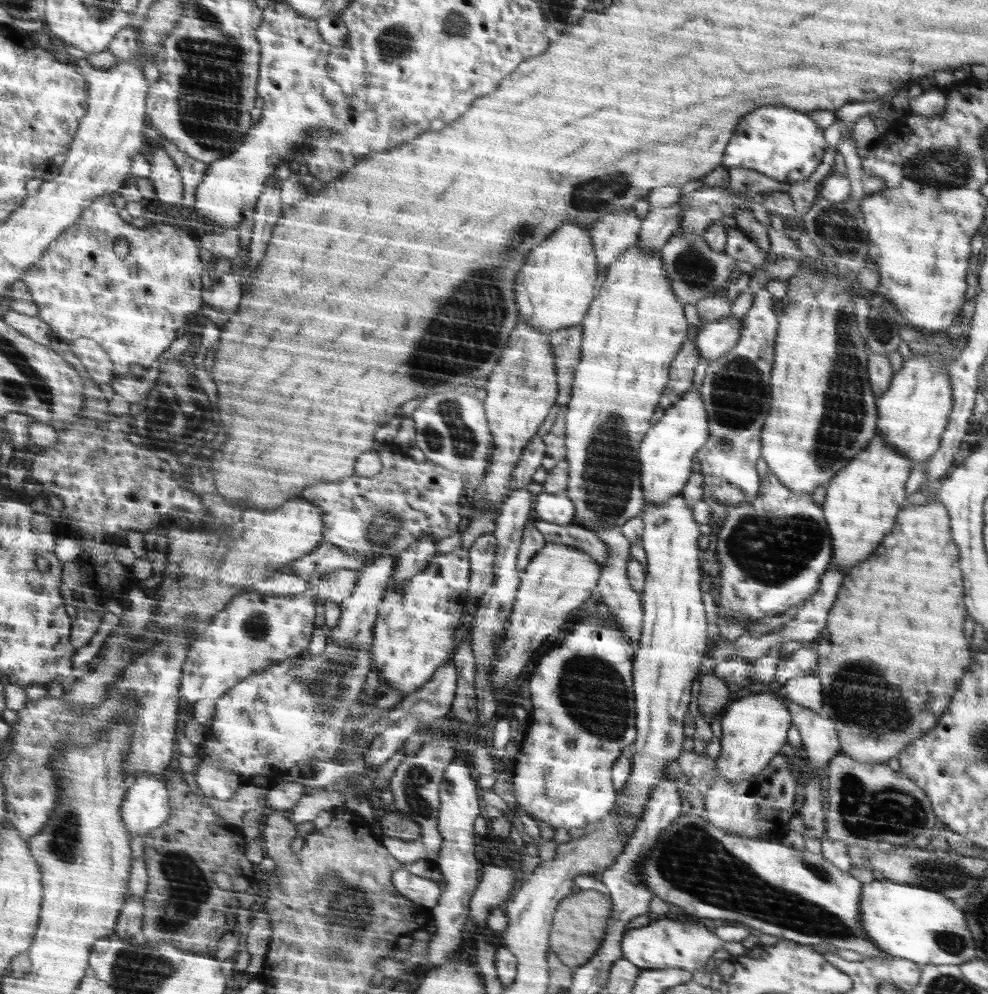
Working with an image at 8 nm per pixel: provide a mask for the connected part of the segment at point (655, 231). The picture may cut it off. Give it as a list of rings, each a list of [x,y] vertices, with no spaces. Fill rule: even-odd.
[[[679,202],[668,208],[650,208],[641,221],[638,245],[646,251],[660,251],[672,237],[681,221]]]

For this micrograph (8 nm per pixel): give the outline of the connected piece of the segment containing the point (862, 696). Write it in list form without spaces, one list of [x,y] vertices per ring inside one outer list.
[[[931,501],[924,505],[908,505],[904,510],[897,514],[897,520],[894,530],[882,540],[882,550],[878,550],[878,554],[874,558],[868,558],[866,562],[862,562],[862,566],[856,566],[854,570],[850,570],[844,575],[838,600],[834,602],[824,631],[820,634],[812,644],[814,650],[818,654],[817,674],[821,680],[822,691],[822,712],[826,714],[834,727],[840,743],[840,752],[853,758],[856,762],[866,762],[868,764],[887,763],[890,758],[899,756],[901,750],[904,750],[918,736],[922,737],[926,732],[937,726],[936,722],[946,712],[950,704],[952,695],[958,690],[958,682],[960,676],[964,676],[969,670],[970,662],[970,646],[968,640],[964,638],[962,626],[966,620],[966,608],[964,608],[964,578],[962,572],[958,568],[958,548],[952,542],[950,536],[951,518],[948,518],[948,510],[943,502]]]

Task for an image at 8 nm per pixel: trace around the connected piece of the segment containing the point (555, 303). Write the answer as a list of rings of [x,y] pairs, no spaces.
[[[565,222],[529,256],[517,274],[516,303],[519,321],[527,322],[542,334],[581,324],[598,292],[601,274],[589,228]]]

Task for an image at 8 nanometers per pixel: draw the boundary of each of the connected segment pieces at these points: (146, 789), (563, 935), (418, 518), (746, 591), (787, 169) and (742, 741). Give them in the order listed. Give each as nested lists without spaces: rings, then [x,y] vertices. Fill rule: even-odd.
[[[156,773],[139,774],[131,784],[129,796],[123,804],[123,813],[131,837],[141,836],[145,840],[171,817],[170,789]]]
[[[597,890],[571,893],[560,901],[555,910],[549,934],[550,950],[569,967],[576,969],[585,965],[596,955],[607,934],[607,922],[611,920],[613,902]]]
[[[378,448],[382,468],[374,476],[354,474],[336,482],[319,482],[310,485],[301,492],[301,498],[312,502],[324,516],[324,540],[341,548],[346,554],[362,554],[362,568],[379,556],[389,552],[405,552],[419,538],[431,536],[435,540],[448,539],[458,532],[460,518],[460,496],[464,490],[464,482],[460,476],[450,474],[446,468],[434,462],[414,462],[408,456],[394,454],[388,448]]]
[[[769,470],[766,478],[762,479],[759,496],[755,500],[739,502],[726,508],[729,510],[729,516],[716,533],[718,538],[715,551],[721,564],[718,604],[724,612],[758,618],[778,616],[790,608],[796,610],[820,589],[821,578],[832,561],[832,535],[823,507],[813,501],[811,494],[807,492],[803,494],[804,496],[800,494],[792,496],[788,488]]]
[[[762,106],[738,122],[721,165],[756,170],[777,182],[791,184],[807,180],[816,172],[816,166],[822,162],[824,148],[824,134],[808,112],[786,106]]]
[[[772,685],[768,692],[761,691],[733,702],[719,715],[722,724],[721,752],[715,760],[715,769],[720,776],[728,782],[745,780],[760,773],[776,757],[776,752],[786,742],[786,732],[792,728],[786,699],[782,688]]]

